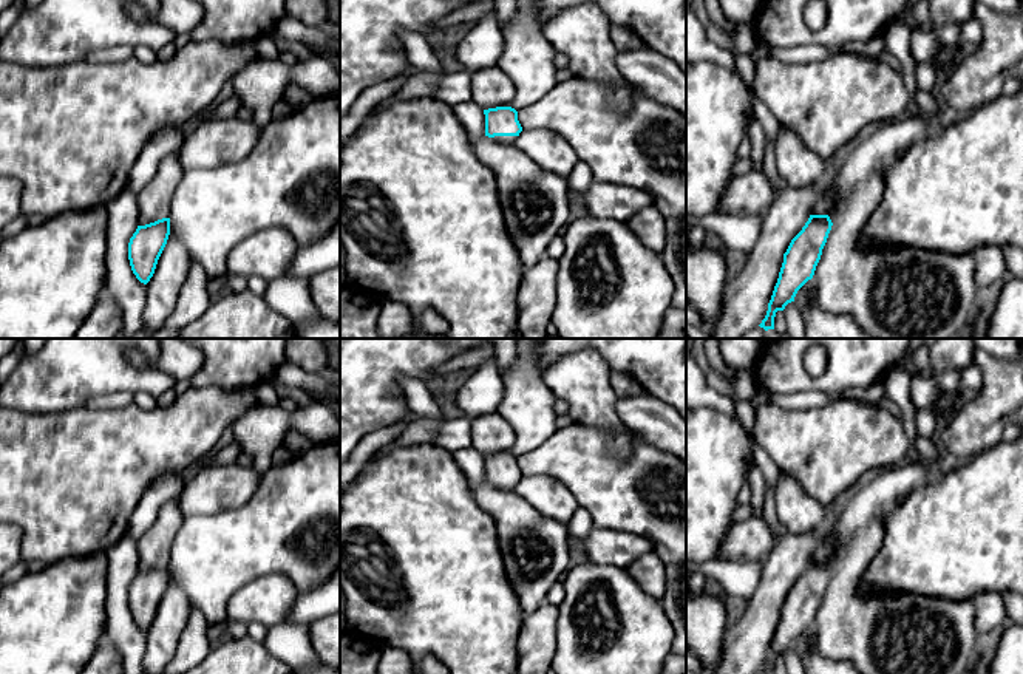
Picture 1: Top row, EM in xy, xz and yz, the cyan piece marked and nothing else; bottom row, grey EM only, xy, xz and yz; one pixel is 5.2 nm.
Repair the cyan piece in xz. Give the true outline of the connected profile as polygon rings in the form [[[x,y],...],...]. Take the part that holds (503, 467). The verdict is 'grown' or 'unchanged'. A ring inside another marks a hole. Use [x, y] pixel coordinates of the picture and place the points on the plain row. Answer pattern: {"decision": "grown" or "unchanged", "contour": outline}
{"decision": "grown", "contour": [[[481,414],[471,419],[471,447],[485,461],[485,482],[504,490],[515,490],[522,478],[518,458],[512,454],[515,431],[499,414]]]}

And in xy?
{"decision": "grown", "contour": [[[178,498],[167,501],[155,524],[136,540],[139,572],[128,589],[136,625],[147,631],[170,581],[172,546],[184,523]]]}

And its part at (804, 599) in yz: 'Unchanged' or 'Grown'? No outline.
Grown

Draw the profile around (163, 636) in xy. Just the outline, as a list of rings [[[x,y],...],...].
[[[170,574],[167,591],[147,629],[147,648],[142,659],[145,674],[164,674],[175,655],[190,609],[190,598]]]

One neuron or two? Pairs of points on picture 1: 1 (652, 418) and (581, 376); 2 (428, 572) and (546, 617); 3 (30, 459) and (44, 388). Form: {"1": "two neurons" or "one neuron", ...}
{"1": "two neurons", "2": "two neurons", "3": "two neurons"}

